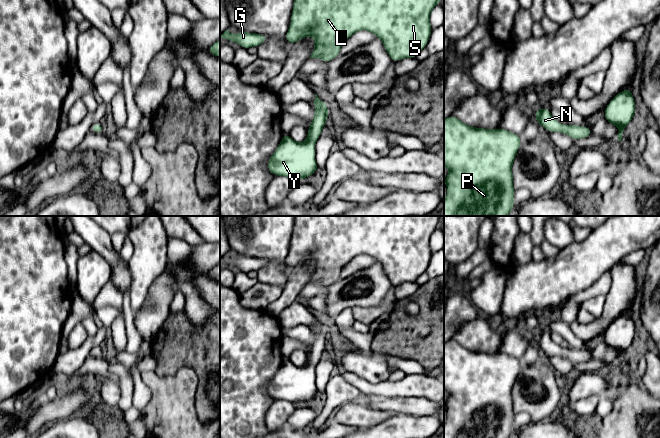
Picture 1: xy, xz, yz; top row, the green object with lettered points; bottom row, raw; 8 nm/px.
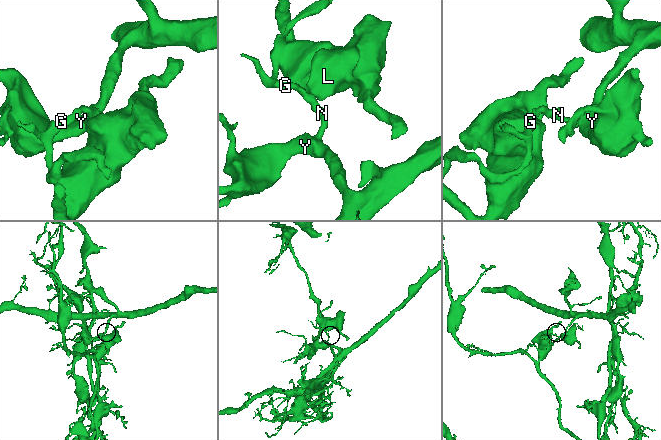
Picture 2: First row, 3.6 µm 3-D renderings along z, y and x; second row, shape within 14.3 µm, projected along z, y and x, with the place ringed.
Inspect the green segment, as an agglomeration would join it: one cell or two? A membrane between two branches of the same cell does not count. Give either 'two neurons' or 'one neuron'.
two neurons

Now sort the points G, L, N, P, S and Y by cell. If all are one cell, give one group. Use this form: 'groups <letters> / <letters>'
groups G L N P S / Y

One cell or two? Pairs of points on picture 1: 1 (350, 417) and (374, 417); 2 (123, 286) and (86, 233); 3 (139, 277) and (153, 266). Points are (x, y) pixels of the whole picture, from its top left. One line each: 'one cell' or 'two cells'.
1: one cell
2: one cell
3: one cell

